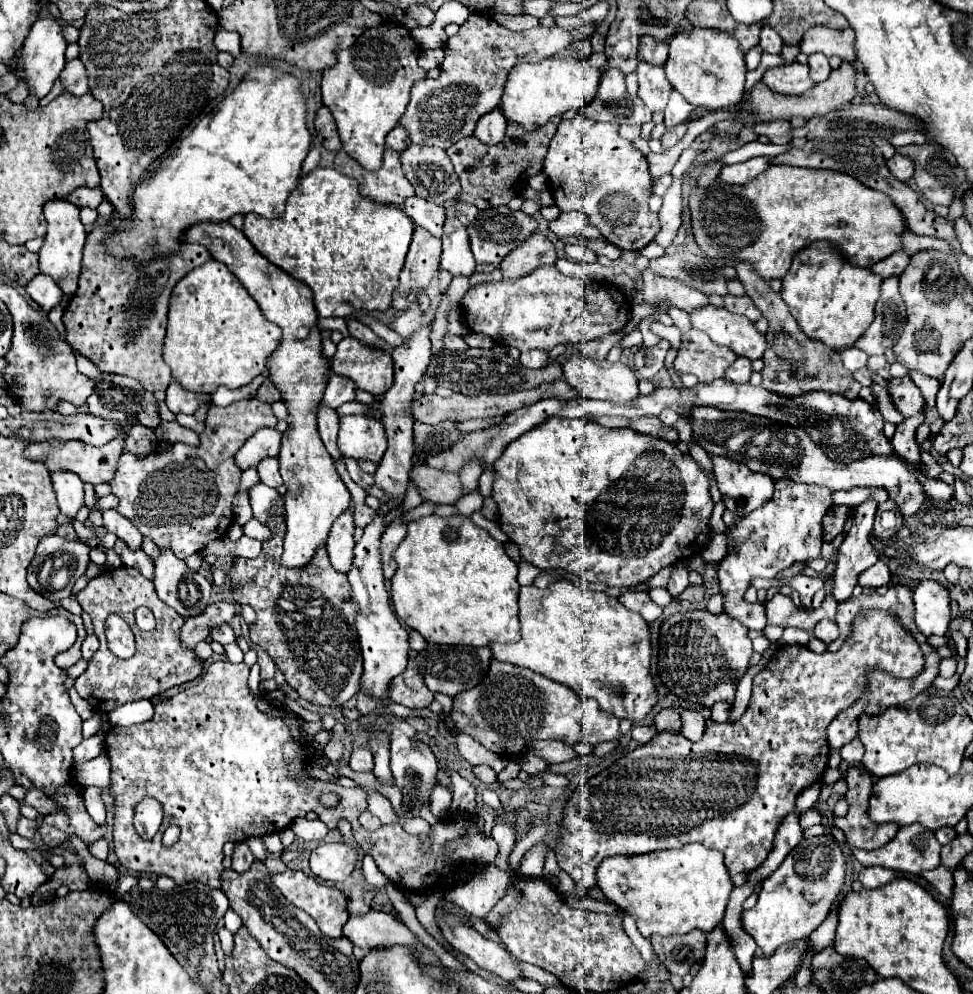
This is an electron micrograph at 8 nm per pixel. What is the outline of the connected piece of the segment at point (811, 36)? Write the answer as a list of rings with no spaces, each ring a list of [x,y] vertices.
[[[814,25],[812,29],[808,29],[808,33],[804,33],[802,41],[800,41],[800,51],[806,55],[812,55],[816,51],[824,53],[826,57],[838,55],[844,61],[854,61],[854,31],[842,29],[828,29],[824,25]]]

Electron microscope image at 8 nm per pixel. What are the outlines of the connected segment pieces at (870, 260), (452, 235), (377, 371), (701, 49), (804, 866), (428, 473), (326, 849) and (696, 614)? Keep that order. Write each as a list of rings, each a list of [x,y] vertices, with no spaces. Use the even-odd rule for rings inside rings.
[[[772,165],[746,185],[730,185],[716,179],[710,187],[694,187],[688,205],[694,241],[704,255],[726,261],[748,261],[764,281],[782,279],[790,269],[794,253],[812,241],[828,241],[836,245],[840,255],[852,265],[870,269],[874,263],[900,249],[900,233],[906,227],[896,205],[884,197],[884,193],[866,189],[860,181],[852,181],[852,177],[844,173],[790,165]]]
[[[458,199],[444,203],[446,225],[444,225],[444,237],[442,237],[444,251],[442,251],[442,259],[440,259],[440,269],[448,271],[452,277],[458,277],[458,275],[470,277],[474,273],[476,261],[470,251],[466,227],[454,215],[456,203],[458,203]]]
[[[342,339],[332,357],[332,373],[352,379],[358,389],[384,395],[392,387],[392,357],[362,345],[358,339]]]
[[[690,29],[674,35],[664,69],[672,87],[694,107],[730,107],[740,103],[744,95],[744,53],[740,51],[736,39],[716,29]]]
[[[832,835],[802,839],[784,859],[784,863],[760,885],[756,907],[742,911],[742,929],[754,937],[762,955],[774,953],[784,943],[800,941],[826,919],[836,901],[846,875],[846,861]]]
[[[414,465],[410,481],[416,485],[420,497],[432,503],[456,503],[464,493],[458,475],[432,469],[430,465]]]
[[[320,843],[310,853],[310,869],[316,877],[332,883],[346,881],[358,861],[356,849],[344,843]]]
[[[686,609],[670,615],[662,623],[658,675],[664,687],[676,697],[704,703],[704,707],[710,709],[718,701],[734,701],[736,685],[748,669],[752,653],[748,629],[738,619],[726,613],[714,615],[706,609]]]

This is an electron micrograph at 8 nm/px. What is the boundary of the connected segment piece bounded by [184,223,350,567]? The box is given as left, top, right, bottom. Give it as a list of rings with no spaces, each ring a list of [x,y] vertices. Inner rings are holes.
[[[198,223],[184,233],[184,241],[204,245],[216,261],[224,263],[240,279],[246,291],[260,305],[266,319],[282,329],[280,345],[266,361],[268,381],[280,391],[282,403],[288,409],[288,429],[284,431],[284,441],[278,455],[280,473],[288,489],[284,495],[288,531],[284,539],[282,565],[304,567],[310,563],[318,545],[328,539],[336,517],[350,505],[350,493],[316,429],[316,405],[322,403],[324,389],[328,385],[330,359],[322,353],[322,335],[318,329],[318,313],[314,309],[312,291],[276,265],[268,263],[268,259],[254,249],[246,235],[230,223]]]

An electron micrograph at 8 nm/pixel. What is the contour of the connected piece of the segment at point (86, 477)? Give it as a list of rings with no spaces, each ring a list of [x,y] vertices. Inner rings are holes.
[[[126,435],[106,443],[104,447],[92,447],[92,445],[82,443],[82,441],[58,441],[58,439],[52,439],[48,443],[46,441],[44,443],[30,443],[28,449],[24,449],[24,457],[32,459],[32,461],[44,461],[44,465],[46,465],[46,459],[48,459],[48,471],[50,473],[64,469],[64,471],[76,473],[84,483],[98,485],[98,483],[108,483],[116,475],[116,463],[118,463],[118,457],[122,455],[124,439],[126,439]]]

